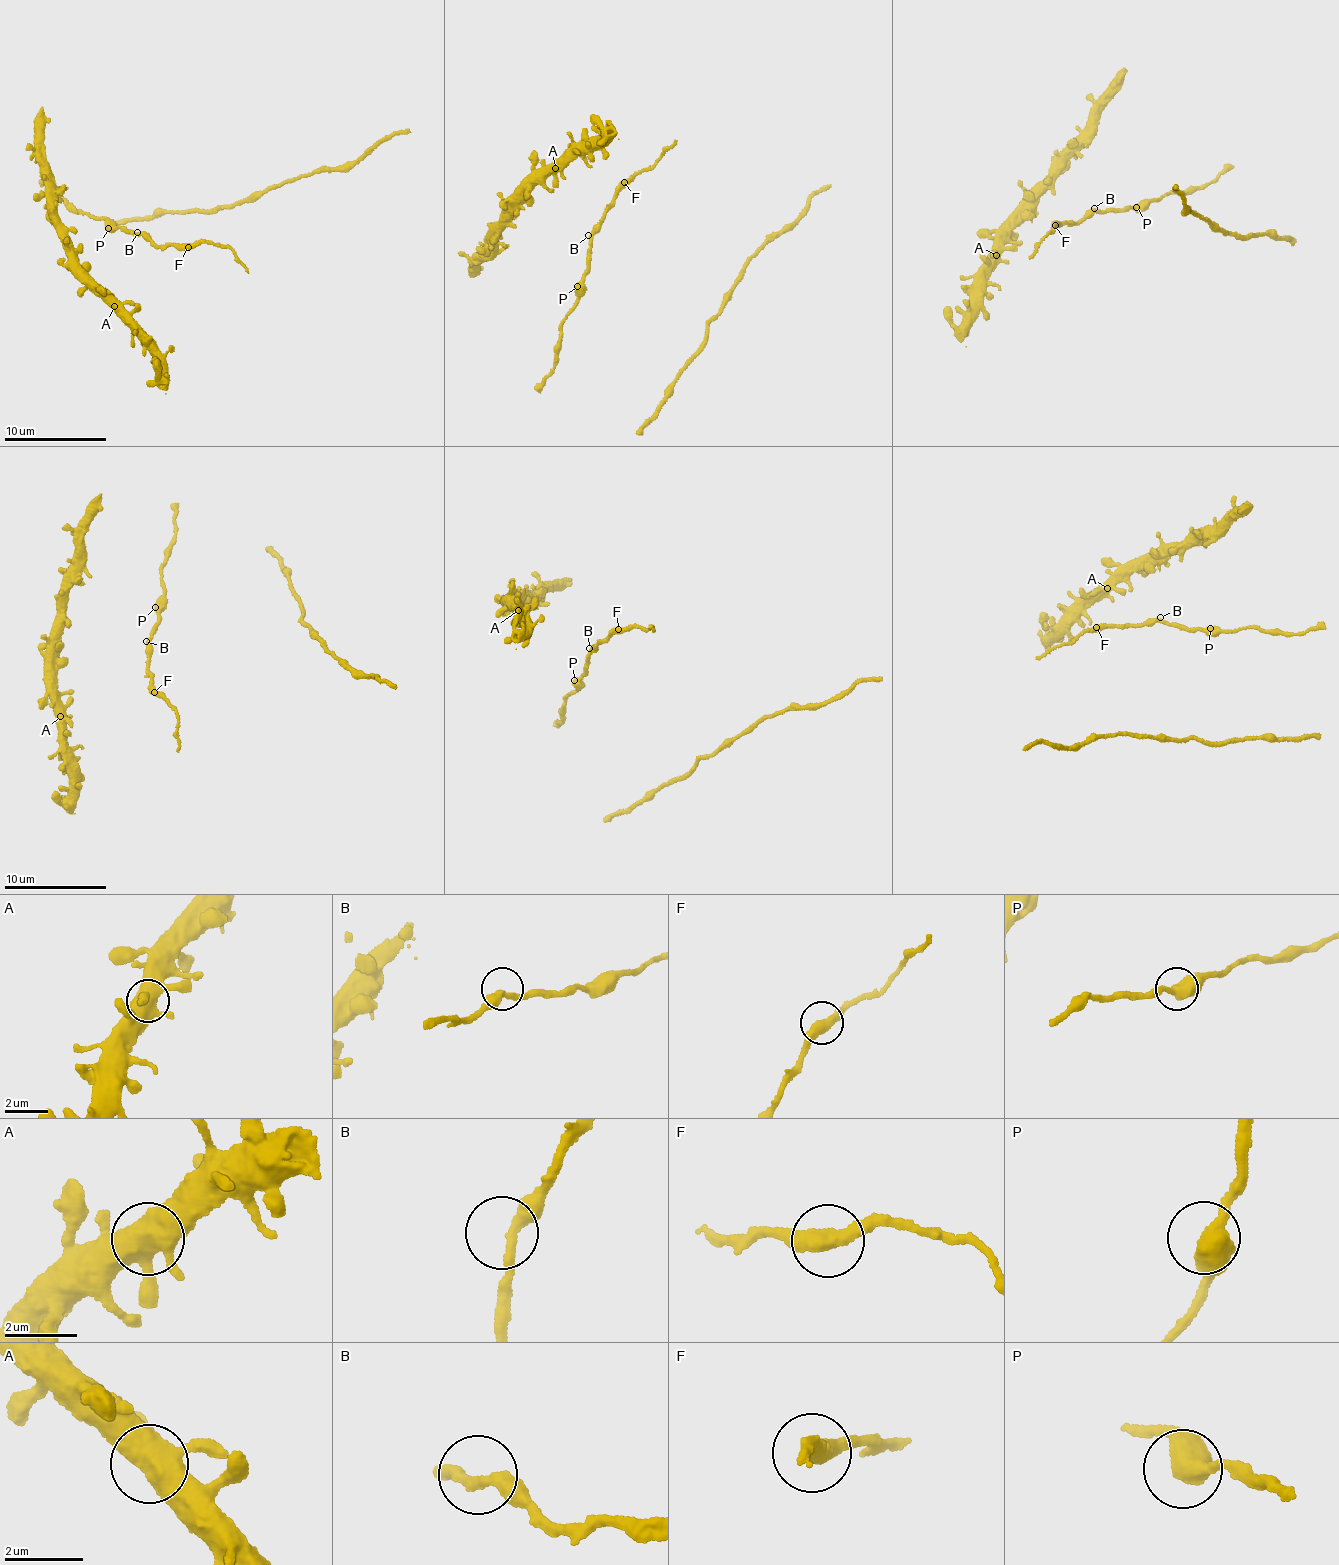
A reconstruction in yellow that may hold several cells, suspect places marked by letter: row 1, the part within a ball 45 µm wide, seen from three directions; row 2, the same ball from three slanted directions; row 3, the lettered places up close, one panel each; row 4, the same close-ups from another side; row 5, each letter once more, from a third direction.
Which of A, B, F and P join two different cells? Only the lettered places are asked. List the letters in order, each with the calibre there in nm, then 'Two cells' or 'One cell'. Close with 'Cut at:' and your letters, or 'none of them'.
A: Thickness 500 nm. One cell
B: Thickness 300 nm. One cell
F: Thickness 440 nm. One cell
P: Thickness 480 nm. One cell
Cut at: none of them

